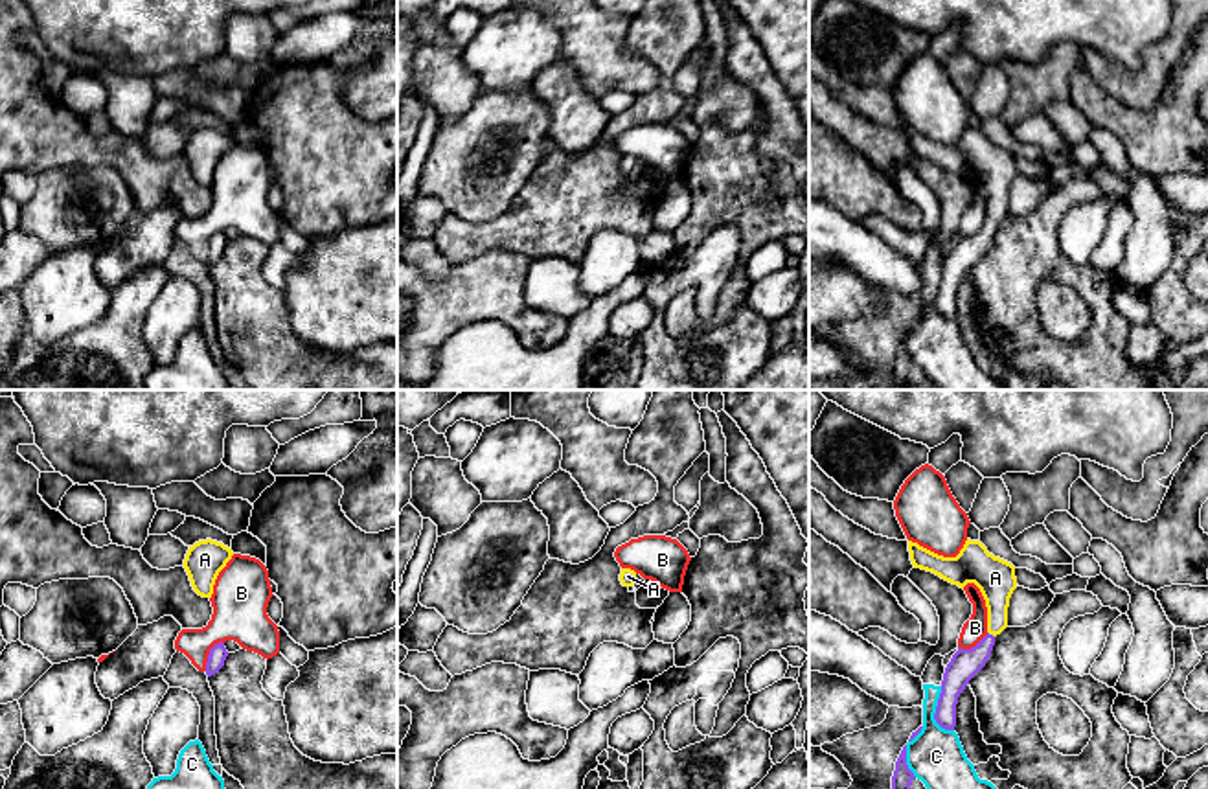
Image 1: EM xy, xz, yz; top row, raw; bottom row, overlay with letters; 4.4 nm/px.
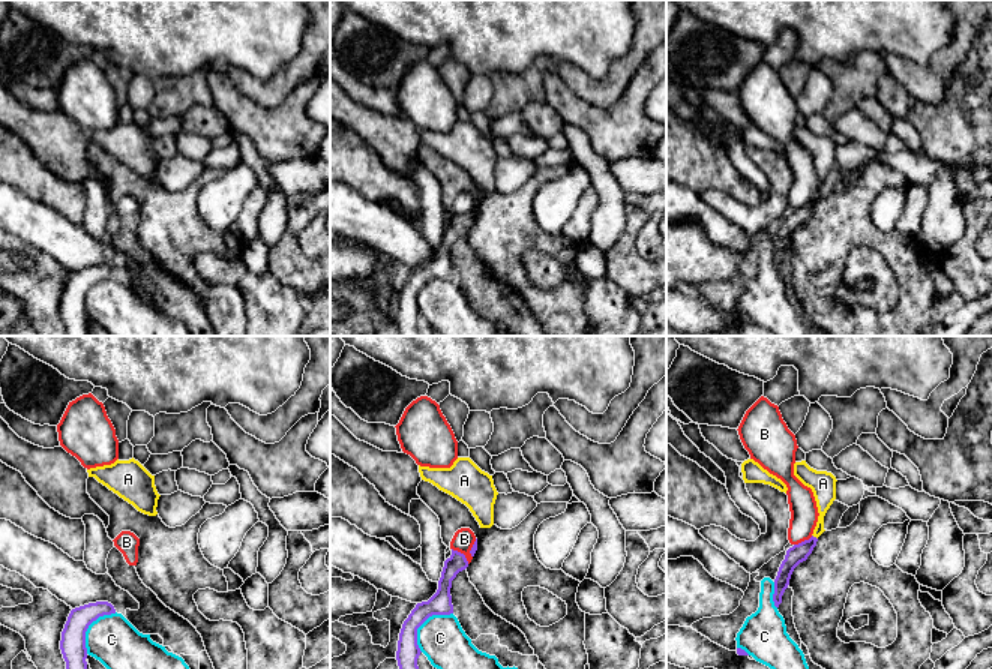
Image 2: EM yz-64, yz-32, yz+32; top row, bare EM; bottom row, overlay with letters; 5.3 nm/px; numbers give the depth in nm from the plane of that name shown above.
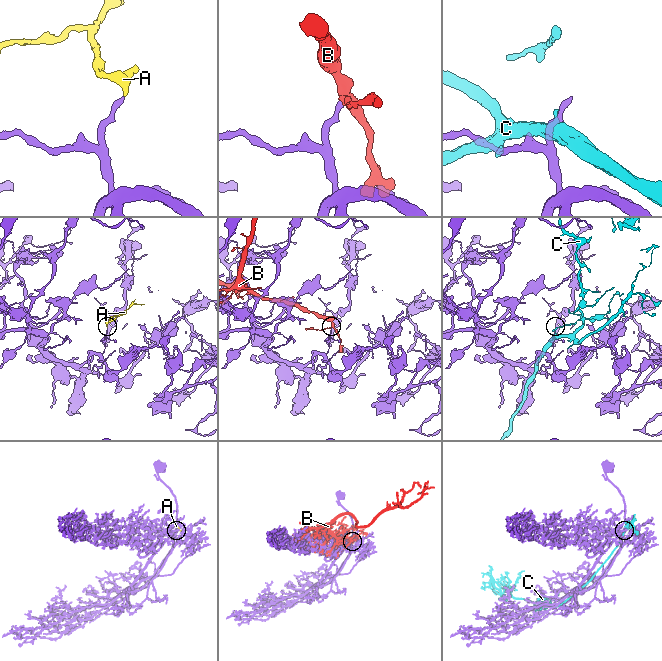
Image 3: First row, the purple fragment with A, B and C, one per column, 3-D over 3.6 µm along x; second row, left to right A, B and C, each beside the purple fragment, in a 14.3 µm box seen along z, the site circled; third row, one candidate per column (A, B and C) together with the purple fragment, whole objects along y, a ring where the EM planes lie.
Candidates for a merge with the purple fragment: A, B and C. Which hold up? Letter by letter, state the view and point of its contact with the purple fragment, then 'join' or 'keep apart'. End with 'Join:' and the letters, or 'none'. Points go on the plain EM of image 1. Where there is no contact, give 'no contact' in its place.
A: yz (991, 223) | join
B: xy (208, 243) | keep apart
C: yz (936, 300) | keep apart
Join: A

